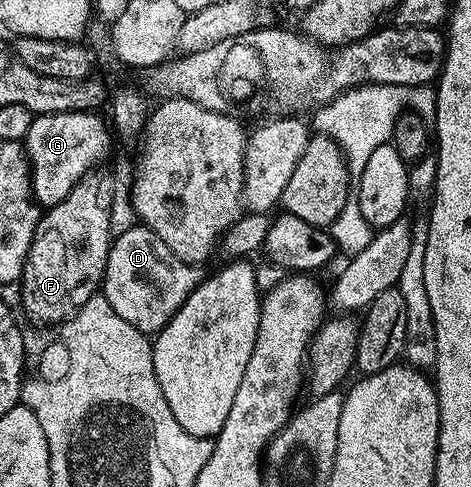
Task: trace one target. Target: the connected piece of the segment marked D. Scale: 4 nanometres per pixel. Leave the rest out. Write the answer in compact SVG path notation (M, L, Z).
M135 224L113 237L100 287L112 310L147 336L157 335L206 277L201 265L180 260L156 232Z

